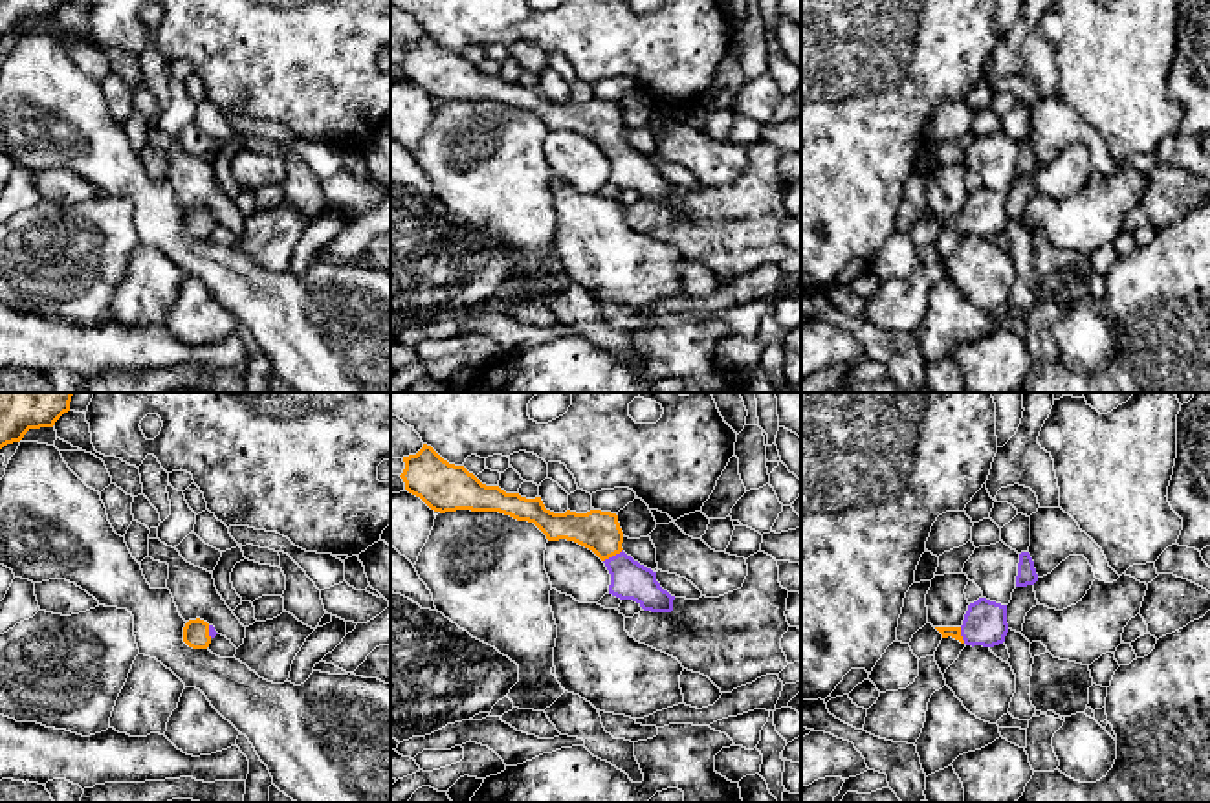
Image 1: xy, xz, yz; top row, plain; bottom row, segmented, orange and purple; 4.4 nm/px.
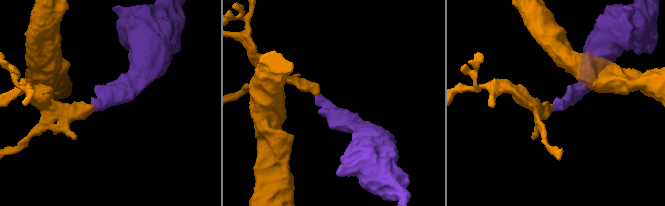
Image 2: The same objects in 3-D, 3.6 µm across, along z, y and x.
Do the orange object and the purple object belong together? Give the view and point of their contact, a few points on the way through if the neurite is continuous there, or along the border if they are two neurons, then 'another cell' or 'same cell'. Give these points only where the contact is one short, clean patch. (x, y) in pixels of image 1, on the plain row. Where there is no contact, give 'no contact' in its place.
meets orange in xz at (613, 143); runs through xz (596, 120), (613, 143), (629, 169); same cell

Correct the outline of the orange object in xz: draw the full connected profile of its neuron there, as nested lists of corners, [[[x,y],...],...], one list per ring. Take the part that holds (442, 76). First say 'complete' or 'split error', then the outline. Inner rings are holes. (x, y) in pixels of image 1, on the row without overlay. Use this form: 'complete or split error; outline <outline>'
split error; outline [[[431,35],[403,46],[400,64],[405,79],[420,86],[431,99],[446,103],[456,99],[499,101],[517,110],[534,112],[548,130],[574,130],[592,139],[610,163],[609,183],[632,189],[644,200],[671,202],[673,189],[656,170],[656,161],[640,154],[622,138],[623,121],[618,104],[601,99],[554,103],[541,86],[526,88],[506,82],[499,75],[482,73],[464,55],[444,50]]]

